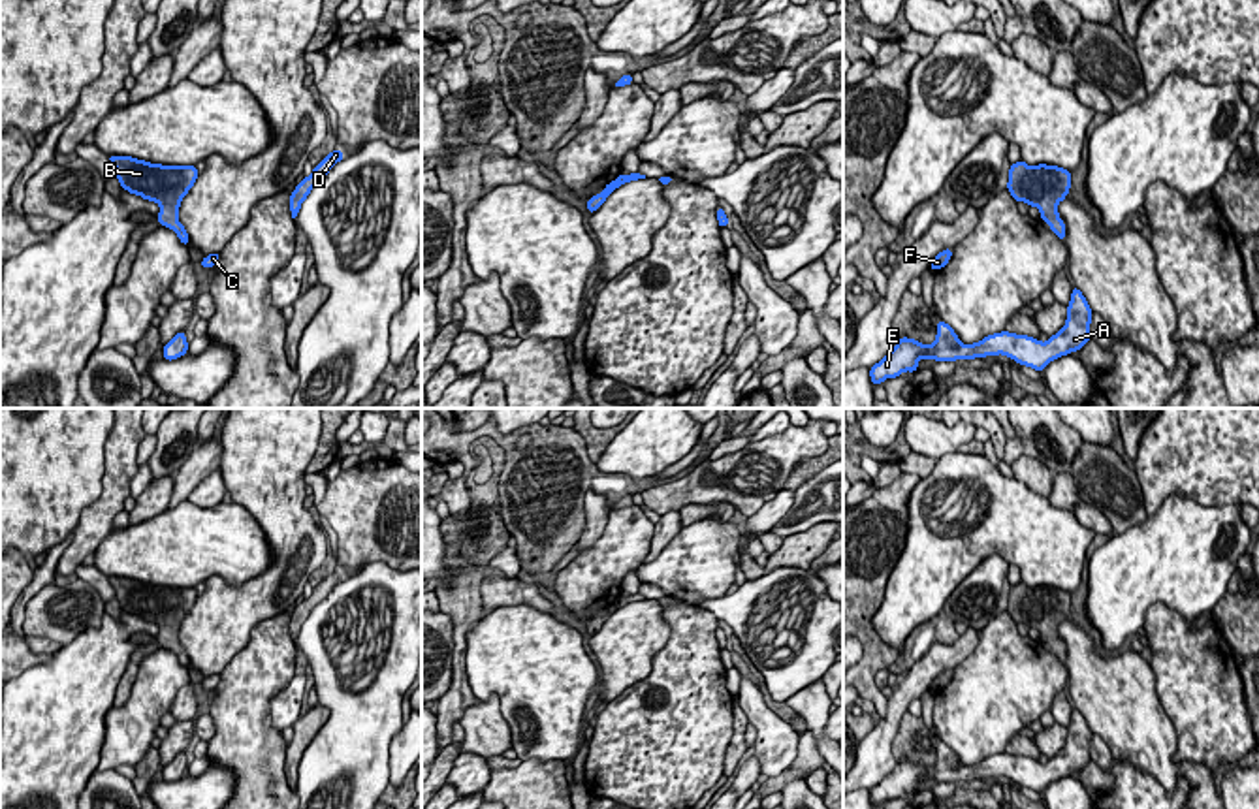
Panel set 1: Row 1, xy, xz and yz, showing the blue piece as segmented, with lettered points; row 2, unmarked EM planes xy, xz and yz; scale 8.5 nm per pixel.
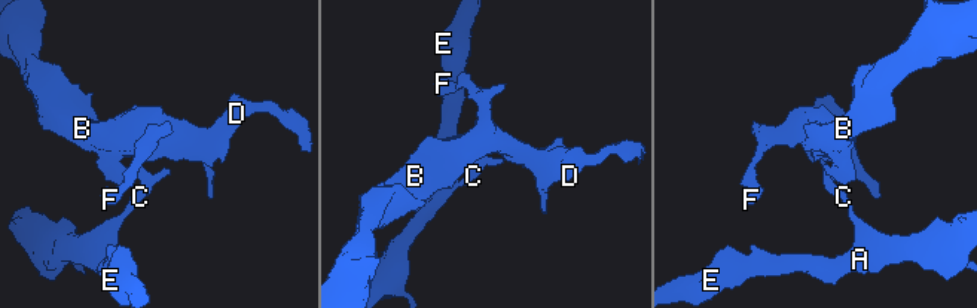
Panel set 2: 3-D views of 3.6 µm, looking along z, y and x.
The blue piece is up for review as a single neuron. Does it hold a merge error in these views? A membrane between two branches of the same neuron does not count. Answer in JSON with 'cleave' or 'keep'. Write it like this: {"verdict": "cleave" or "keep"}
{"verdict": "cleave"}

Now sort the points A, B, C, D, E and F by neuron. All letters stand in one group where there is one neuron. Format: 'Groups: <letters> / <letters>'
Groups: A C E / B D F

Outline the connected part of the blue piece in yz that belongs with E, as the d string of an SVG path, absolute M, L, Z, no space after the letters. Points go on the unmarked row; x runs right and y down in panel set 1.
M1073 707L1065 747L1056 756L1048 758L1046 764L1028 756L1001 753L984 758L979 764L964 766L954 751L939 741L935 745L937 756L932 766L901 758L896 768L869 790L871 805L883 805L886 800L901 798L905 792L916 794L922 779L956 783L1003 775L1020 786L1043 794L1050 783L1078 773L1088 762L1092 762L1092 734L1093 732L1082 713Z

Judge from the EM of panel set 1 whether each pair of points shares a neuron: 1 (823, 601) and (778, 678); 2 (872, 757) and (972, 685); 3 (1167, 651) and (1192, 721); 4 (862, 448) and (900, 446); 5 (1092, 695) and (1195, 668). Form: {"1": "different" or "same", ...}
{"1": "same", "2": "different", "3": "same", "4": "same", "5": "different"}

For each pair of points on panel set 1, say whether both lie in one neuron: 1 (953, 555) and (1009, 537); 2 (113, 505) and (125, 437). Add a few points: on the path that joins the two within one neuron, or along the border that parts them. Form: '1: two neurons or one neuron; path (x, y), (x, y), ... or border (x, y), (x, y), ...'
1: one neuron; path (966, 552), (996, 537)
2: one neuron; path (117, 488), (121, 454)

